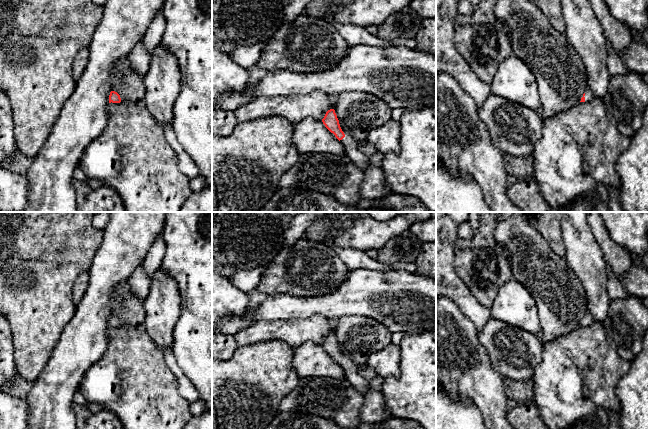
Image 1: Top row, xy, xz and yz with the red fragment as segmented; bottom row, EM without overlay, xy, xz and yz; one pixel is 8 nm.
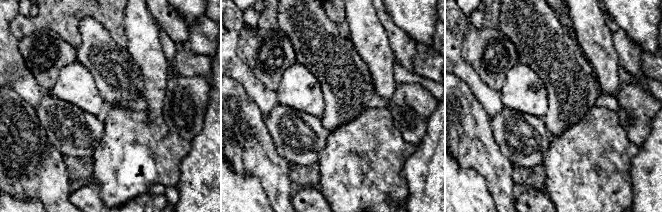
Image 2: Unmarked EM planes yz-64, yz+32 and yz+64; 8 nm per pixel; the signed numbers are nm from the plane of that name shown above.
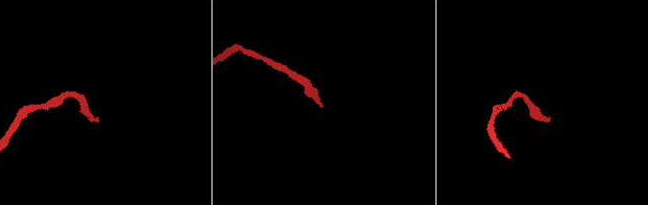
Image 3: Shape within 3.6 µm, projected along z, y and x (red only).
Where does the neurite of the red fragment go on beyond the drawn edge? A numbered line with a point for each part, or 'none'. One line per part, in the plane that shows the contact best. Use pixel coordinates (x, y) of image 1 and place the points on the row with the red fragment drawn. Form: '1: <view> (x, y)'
1: yz (589, 96)

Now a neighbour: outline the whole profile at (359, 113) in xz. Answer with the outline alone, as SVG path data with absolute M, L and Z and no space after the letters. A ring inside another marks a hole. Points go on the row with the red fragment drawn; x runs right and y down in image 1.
M366 92L338 94L334 110L342 131L356 141L366 140L373 129L383 126L392 115L387 103Z

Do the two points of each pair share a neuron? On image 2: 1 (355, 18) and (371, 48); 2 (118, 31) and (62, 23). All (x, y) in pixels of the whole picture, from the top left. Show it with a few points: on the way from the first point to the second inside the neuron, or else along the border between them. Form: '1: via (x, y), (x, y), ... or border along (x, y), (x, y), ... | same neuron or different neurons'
1: via (362, 25), (366, 29), (370, 41) | same neuron
2: via (104, 17), (98, 11), (76, 11) | same neuron

